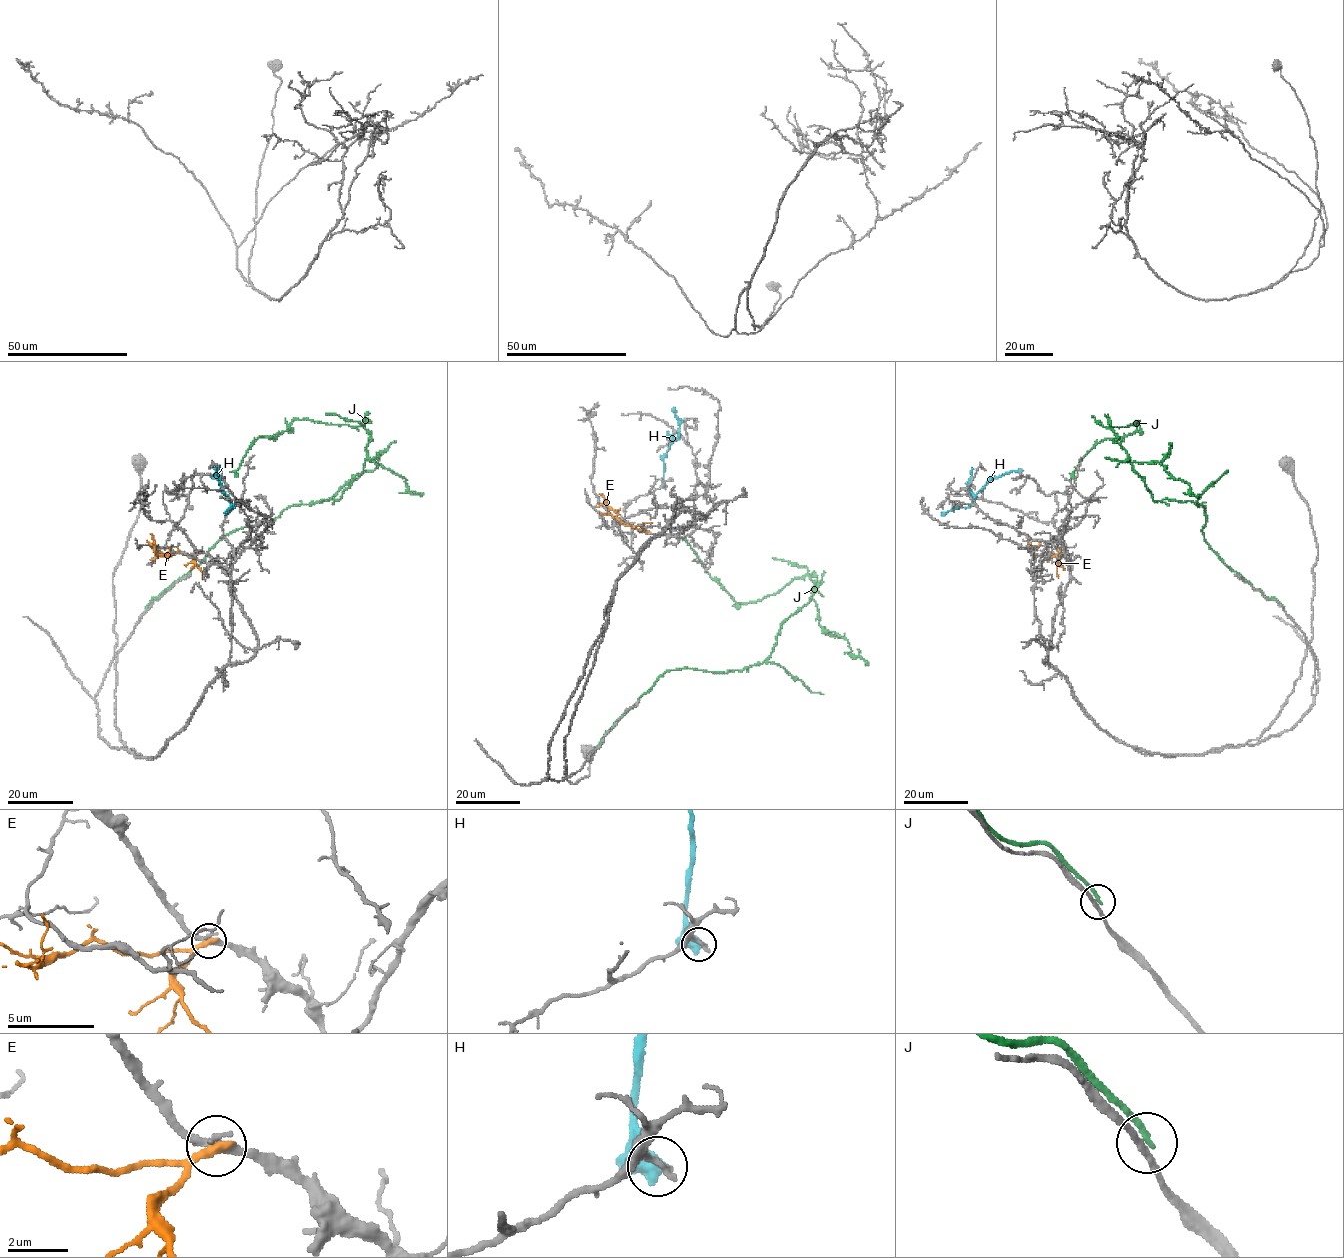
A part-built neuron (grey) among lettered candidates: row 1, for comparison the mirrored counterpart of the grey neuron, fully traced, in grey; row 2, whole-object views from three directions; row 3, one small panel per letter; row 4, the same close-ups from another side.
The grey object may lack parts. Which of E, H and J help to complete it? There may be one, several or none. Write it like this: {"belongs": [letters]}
{"belongs": []}

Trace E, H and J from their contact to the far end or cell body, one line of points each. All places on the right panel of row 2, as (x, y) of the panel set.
E: (1066, 552), (1046, 557), (1032, 553), (1030, 547), (1037, 547), (1039, 542)
H: (1020, 470), (992, 478), (965, 507), (953, 507), (941, 514)
J: (1284, 608), (1205, 541), (1204, 507), (1151, 497), (1108, 428), (1138, 421), (1133, 433), (1097, 443), (1069, 473)

